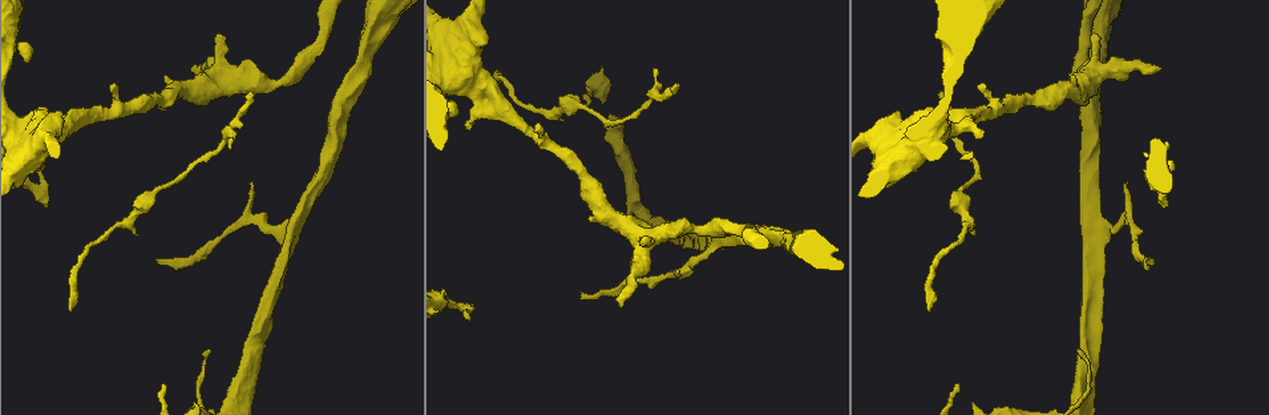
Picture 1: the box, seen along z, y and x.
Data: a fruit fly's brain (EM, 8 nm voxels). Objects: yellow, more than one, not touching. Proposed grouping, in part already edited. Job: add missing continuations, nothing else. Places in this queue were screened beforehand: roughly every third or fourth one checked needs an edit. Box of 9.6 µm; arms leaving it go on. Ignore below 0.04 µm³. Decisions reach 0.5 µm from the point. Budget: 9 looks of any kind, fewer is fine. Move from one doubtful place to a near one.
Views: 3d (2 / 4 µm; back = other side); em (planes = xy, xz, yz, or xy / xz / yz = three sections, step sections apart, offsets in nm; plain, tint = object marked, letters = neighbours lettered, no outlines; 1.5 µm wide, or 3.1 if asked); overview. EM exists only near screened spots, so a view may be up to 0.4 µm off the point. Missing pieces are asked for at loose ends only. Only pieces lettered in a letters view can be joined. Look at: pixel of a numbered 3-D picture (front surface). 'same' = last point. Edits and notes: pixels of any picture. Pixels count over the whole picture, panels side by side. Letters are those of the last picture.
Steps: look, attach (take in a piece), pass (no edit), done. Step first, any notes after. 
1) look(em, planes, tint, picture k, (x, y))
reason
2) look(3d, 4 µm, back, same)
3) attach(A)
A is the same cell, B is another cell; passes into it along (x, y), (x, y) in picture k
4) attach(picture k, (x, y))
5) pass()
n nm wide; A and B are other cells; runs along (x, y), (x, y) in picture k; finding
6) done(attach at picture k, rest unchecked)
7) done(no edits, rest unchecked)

look(em, yz, step 4, tint, picture 1, (675, 269))
thin end

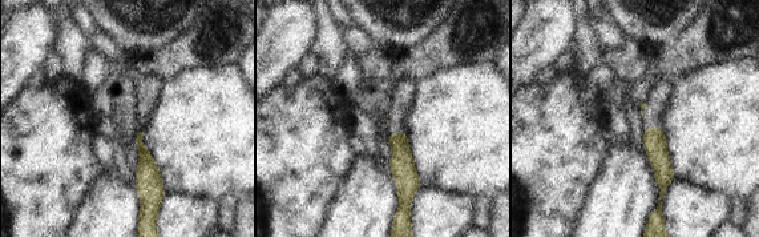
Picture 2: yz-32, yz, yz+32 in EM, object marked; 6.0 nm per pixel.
look(em, planes, letters, same)
another direction

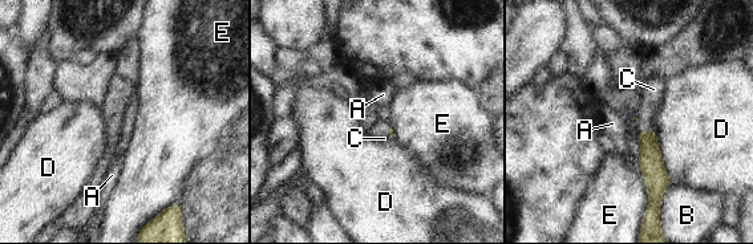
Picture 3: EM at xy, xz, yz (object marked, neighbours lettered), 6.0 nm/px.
attach(C)
C is the same cell, A, B, D and E are other cells; passes into it along (651, 162), (647, 131), (654, 92) in picture 3; it goes on there

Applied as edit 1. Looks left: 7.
look(overview)

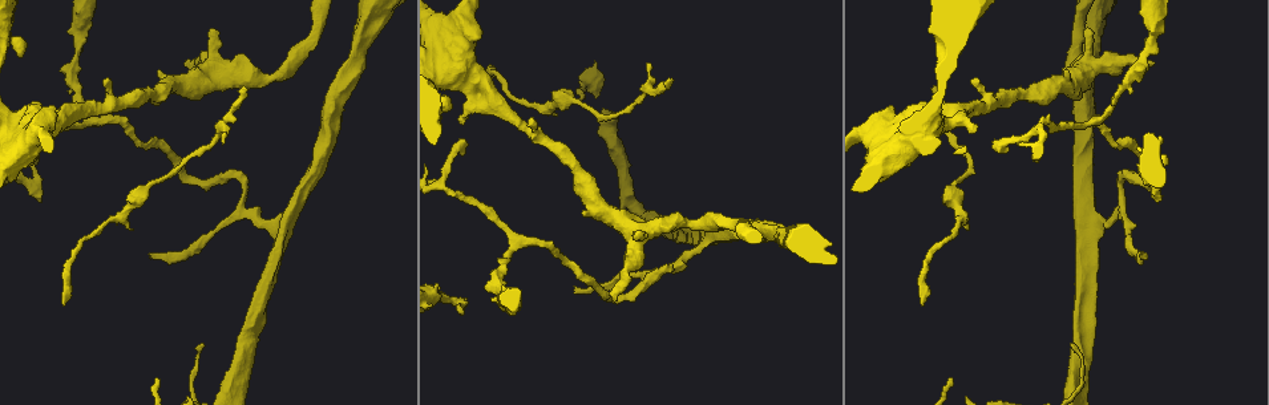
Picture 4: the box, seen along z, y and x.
look(3d, 2 µm, picture 4, (1157, 203))
free end

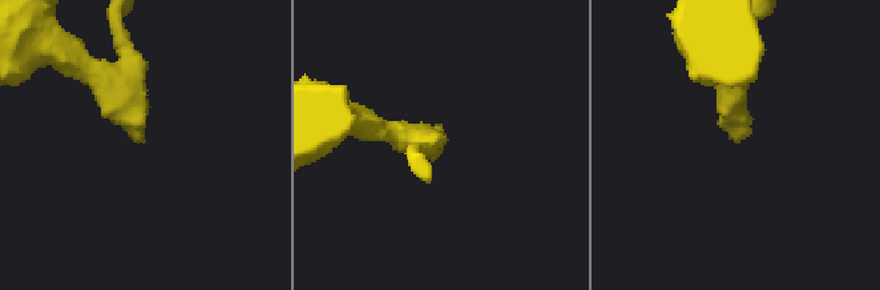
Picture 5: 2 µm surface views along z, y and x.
look(em, planes, letters, picture 5, (436, 142))

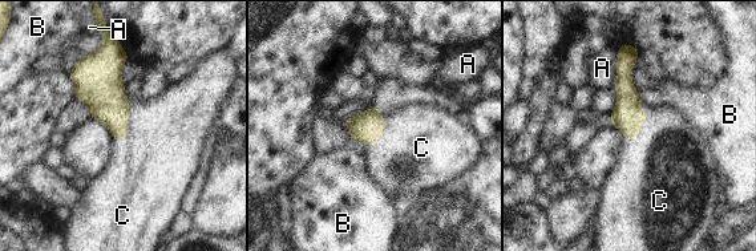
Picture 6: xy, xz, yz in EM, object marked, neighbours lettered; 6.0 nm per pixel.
attach(C)
C is the same cell, A and B are other cells; passes into it along (627, 116), (642, 121), (668, 153) in picture 6; the cell continues

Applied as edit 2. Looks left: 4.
look(3d, 2 µm, picture 4, (63, 304))
branch stops here

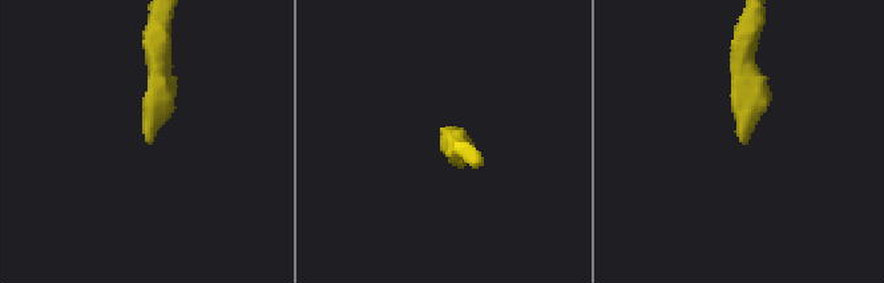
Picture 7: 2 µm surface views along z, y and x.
look(em, planes, letters, picture 7, (152, 140))

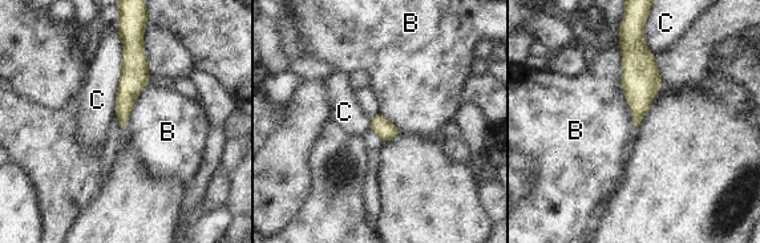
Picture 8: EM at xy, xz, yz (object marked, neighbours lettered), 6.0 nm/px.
pass()
B and C are other cells; none of them fits

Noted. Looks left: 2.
done(attach at picture 3, attach at picture 6, rest unchecked)

